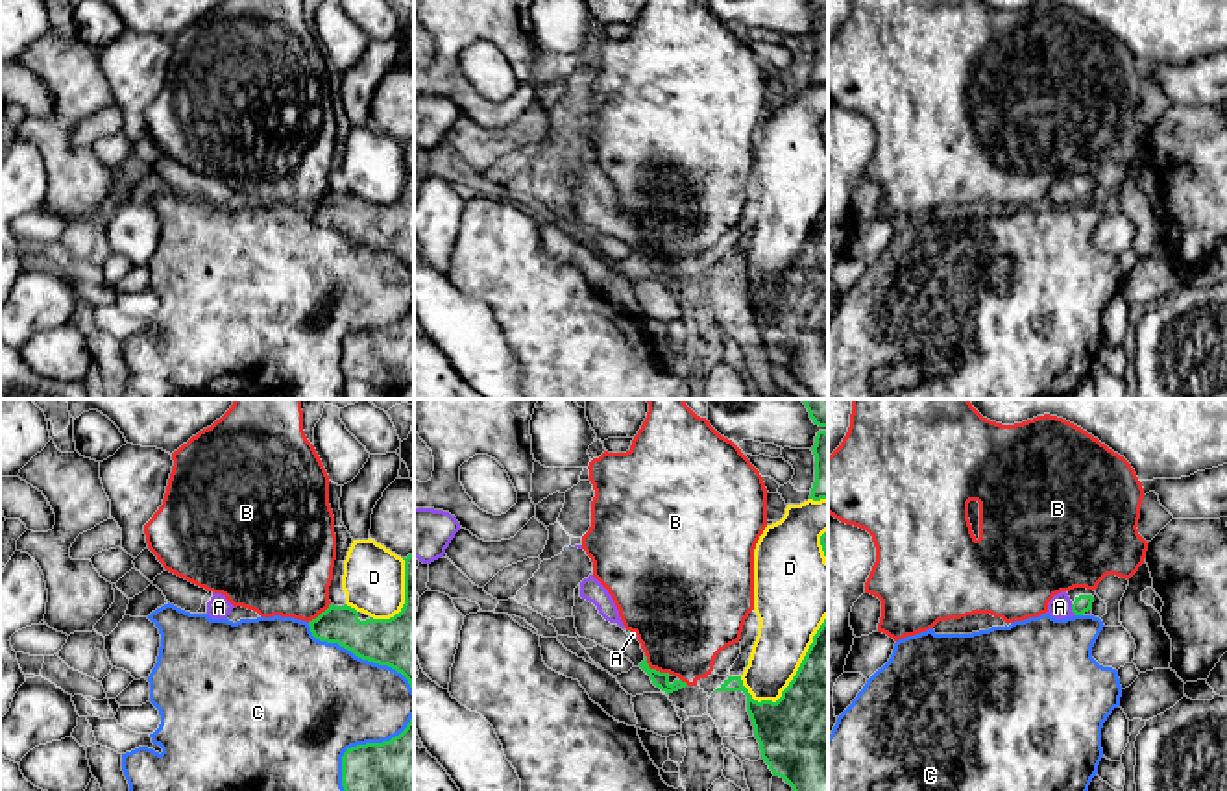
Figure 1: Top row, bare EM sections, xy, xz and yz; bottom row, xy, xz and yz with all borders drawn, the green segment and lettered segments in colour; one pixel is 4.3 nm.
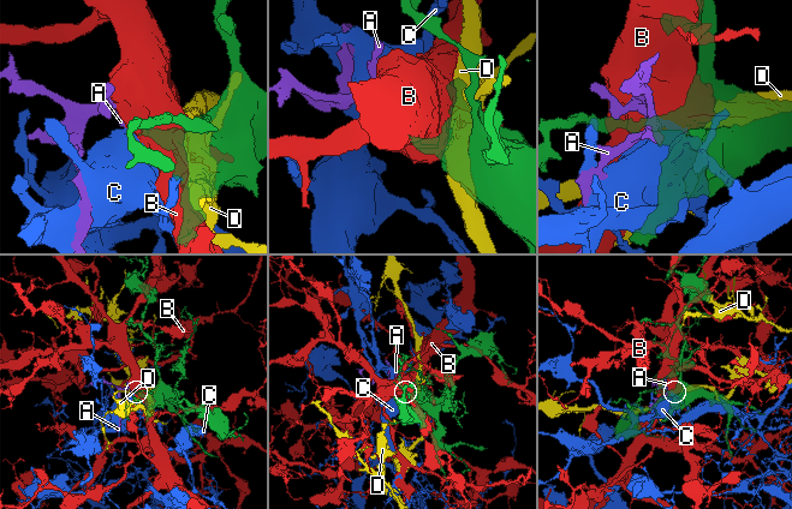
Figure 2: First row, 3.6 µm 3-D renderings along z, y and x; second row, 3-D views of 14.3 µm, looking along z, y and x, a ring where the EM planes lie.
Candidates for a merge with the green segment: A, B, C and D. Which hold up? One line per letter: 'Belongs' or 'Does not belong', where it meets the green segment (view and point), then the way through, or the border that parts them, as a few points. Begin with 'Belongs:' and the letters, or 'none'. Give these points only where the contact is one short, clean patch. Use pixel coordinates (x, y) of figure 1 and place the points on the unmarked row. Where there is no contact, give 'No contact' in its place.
Belongs: A
A: Belongs. Touches green at yz (1072, 196). Path across: yz (1083, 189), (1072, 196), (1059, 193)
B: Does not belong. Touches green at xz (655, 255)
C: Does not belong. Touches green at xy (361, 243)
D: Does not belong. Touches green at xz (799, 254)

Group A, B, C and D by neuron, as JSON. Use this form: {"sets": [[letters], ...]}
{"sets": [["A"], ["B"], ["C"], ["D"]]}

